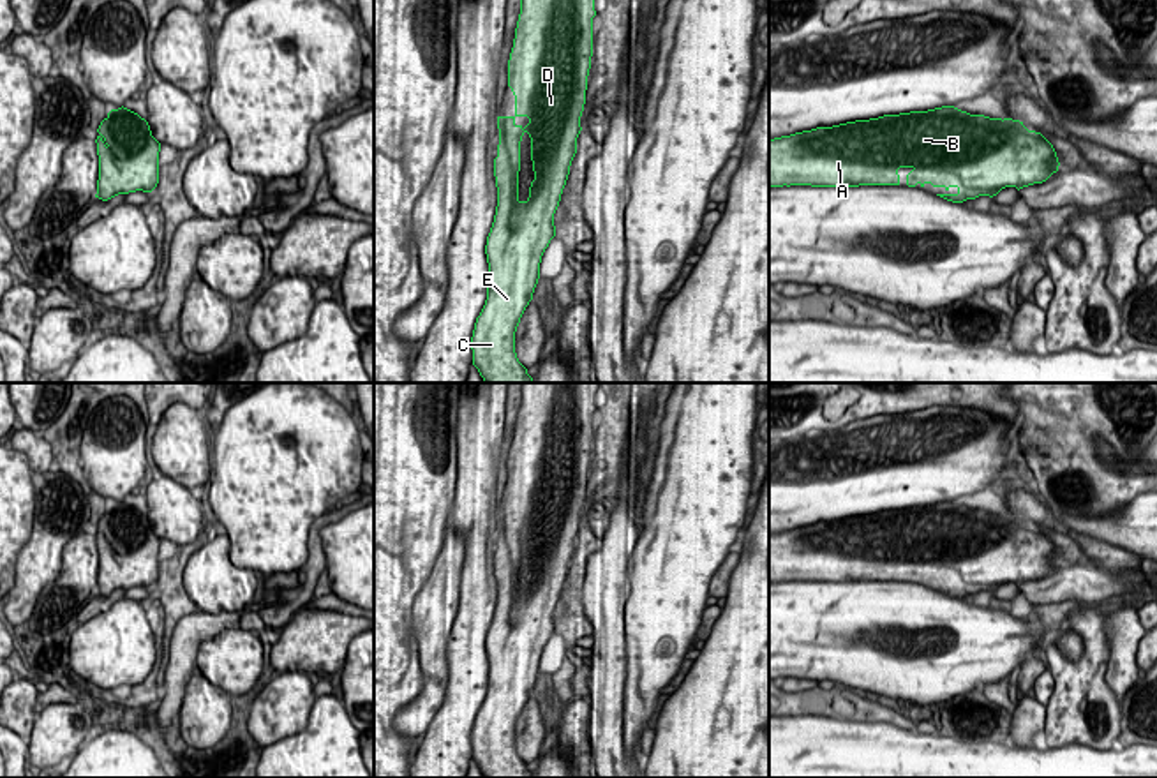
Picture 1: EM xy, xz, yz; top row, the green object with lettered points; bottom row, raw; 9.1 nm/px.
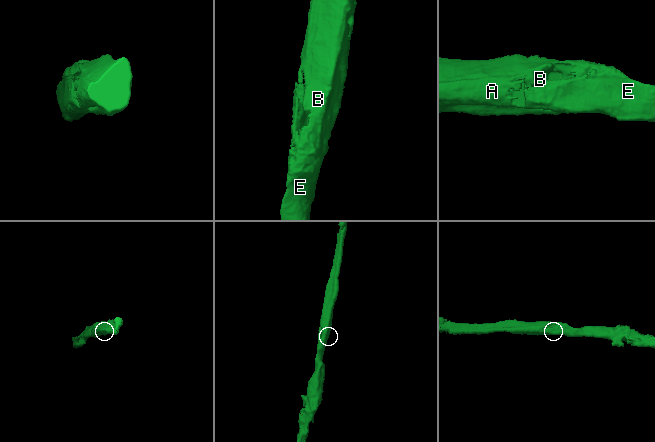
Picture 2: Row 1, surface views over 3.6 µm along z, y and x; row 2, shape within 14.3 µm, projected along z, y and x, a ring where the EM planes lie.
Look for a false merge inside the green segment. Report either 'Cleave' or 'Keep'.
Keep

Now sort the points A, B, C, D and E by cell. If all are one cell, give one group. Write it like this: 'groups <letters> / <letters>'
groups A B C D E

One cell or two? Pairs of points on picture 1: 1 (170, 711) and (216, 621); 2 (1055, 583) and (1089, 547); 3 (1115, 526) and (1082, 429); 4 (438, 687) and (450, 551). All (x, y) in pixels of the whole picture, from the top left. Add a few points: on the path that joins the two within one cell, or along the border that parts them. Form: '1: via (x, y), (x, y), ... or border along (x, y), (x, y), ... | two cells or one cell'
1: via (175, 688), (182, 650), (193, 639) | one cell
2: border along (1090, 563), (1112, 574), (1131, 572) | two cells
3: border along (1138, 494), (1110, 514), (1071, 516) | two cells
4: via (434, 653), (434, 607), (443, 584) | one cell

